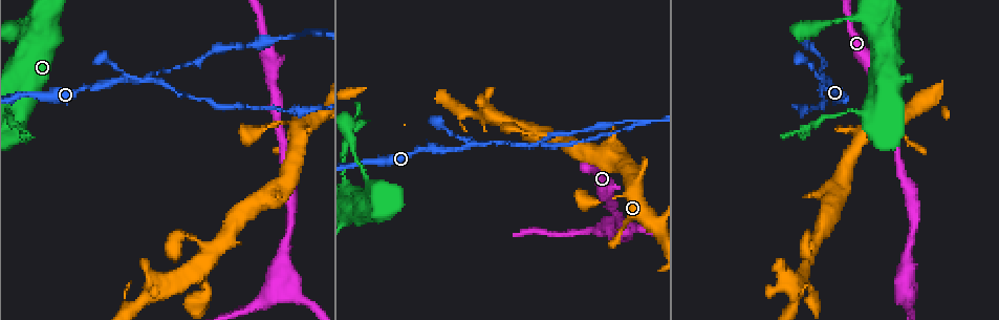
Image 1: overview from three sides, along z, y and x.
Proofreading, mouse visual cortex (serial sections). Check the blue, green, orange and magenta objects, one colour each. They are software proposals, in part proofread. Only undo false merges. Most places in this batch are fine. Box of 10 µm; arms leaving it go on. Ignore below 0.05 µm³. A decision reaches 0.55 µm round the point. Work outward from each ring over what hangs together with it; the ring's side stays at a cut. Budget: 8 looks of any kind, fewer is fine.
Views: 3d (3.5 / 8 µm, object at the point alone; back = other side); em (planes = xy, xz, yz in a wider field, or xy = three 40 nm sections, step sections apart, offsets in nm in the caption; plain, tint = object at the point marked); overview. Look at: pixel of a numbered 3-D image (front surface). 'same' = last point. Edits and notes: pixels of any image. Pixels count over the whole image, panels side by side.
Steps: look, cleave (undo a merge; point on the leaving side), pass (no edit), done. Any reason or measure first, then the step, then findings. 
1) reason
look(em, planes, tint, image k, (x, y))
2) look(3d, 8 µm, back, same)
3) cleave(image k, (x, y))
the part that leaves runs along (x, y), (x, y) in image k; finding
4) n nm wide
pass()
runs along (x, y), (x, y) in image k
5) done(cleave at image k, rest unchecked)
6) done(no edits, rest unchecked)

four-way junction
look(3d, 8 µm, image 1, (481, 143))

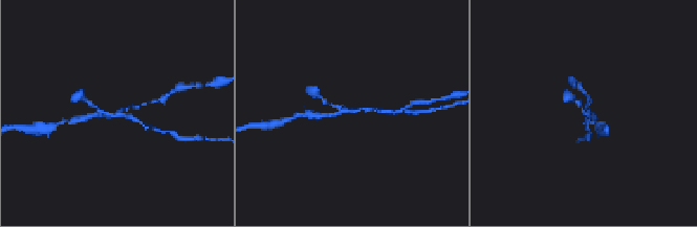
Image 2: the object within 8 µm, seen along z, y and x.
4 arms; arms of 100, 100, 150, 150 nm
look(em, xy, step 5, tint, same)

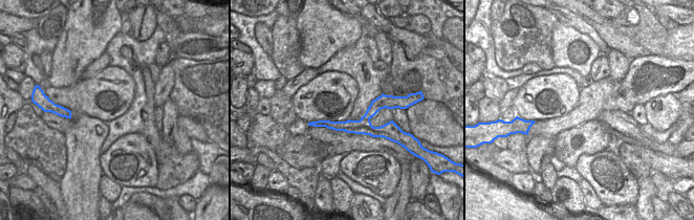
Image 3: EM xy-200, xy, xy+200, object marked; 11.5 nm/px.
cleave(image 2, (578, 101))
the part that leaves runs along (117, 115), (160, 131) in image 2; a second cell is stuck on

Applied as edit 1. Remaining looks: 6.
see it whole again
look(overview)

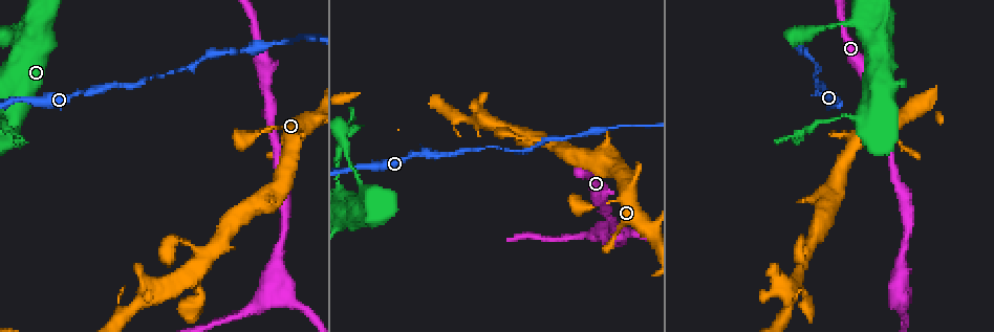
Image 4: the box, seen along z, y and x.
three-way junction
look(3d, 8 µm, image 4, (282, 295))

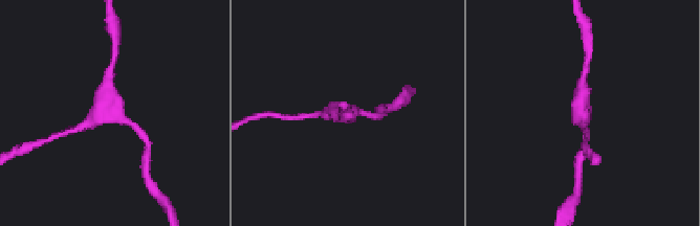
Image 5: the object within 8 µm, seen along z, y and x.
look(em, xy, step 3, tint, same)

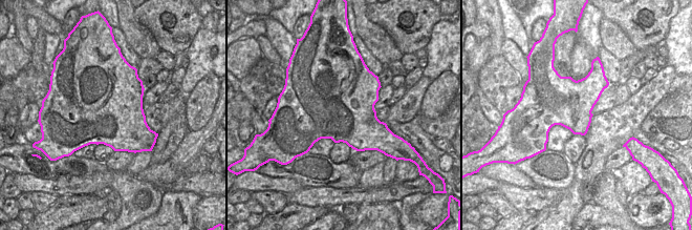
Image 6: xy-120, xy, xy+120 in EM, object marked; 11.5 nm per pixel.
pass()
runs along (107, 76), (102, 112), (82, 126) in image 5; continuous, no second cell

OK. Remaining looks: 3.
sharp bend
look(3d, 3.5 µm, image 4, (186, 275))

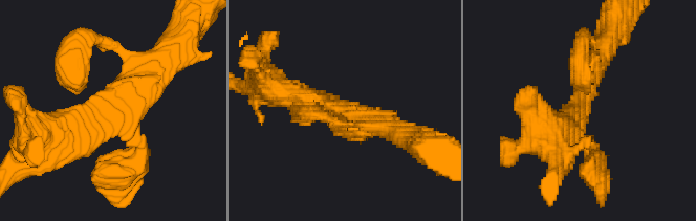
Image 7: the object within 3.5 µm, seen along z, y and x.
look(em, xy, step 5, tint, image 7, (112, 105))

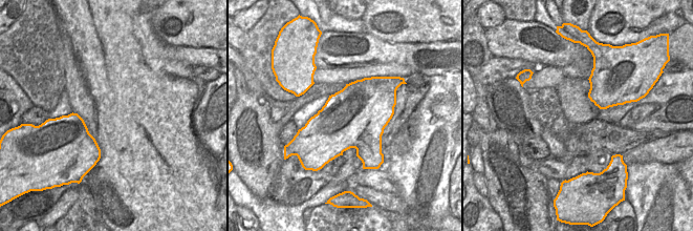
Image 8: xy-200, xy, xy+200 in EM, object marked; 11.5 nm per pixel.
another direction
look(em, xy, step 3, tint, same)

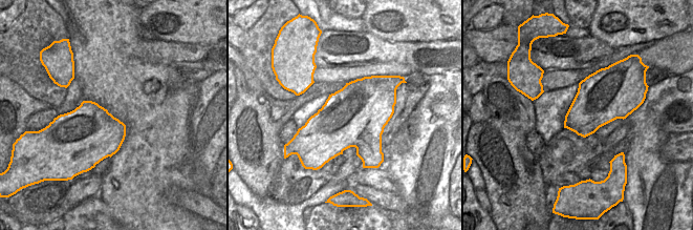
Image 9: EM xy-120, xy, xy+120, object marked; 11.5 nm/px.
arms of 150, 300, 350 nm
pass()
runs along (165, 58), (93, 126), (55, 138) in image 7; continuous, no second cell

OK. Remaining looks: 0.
done(cleave at image 2, rest unchecked)

